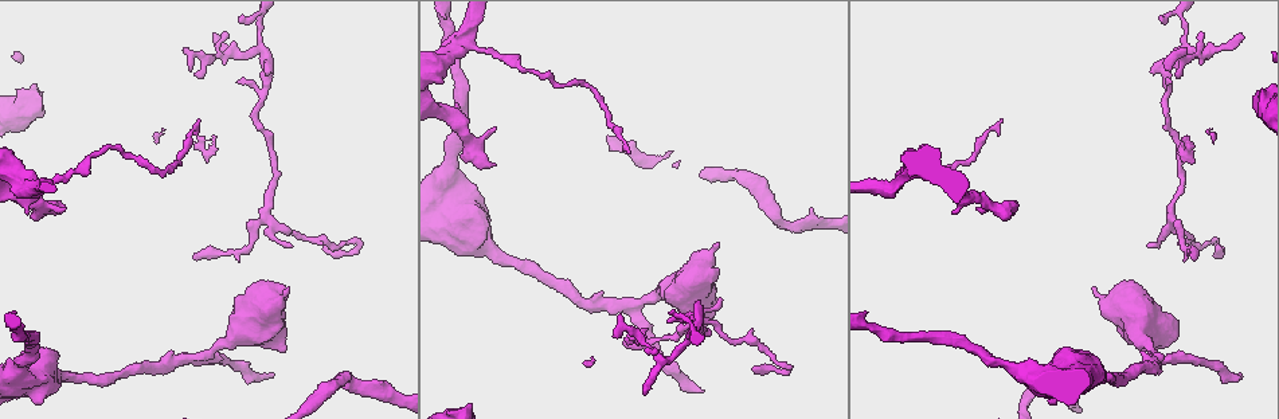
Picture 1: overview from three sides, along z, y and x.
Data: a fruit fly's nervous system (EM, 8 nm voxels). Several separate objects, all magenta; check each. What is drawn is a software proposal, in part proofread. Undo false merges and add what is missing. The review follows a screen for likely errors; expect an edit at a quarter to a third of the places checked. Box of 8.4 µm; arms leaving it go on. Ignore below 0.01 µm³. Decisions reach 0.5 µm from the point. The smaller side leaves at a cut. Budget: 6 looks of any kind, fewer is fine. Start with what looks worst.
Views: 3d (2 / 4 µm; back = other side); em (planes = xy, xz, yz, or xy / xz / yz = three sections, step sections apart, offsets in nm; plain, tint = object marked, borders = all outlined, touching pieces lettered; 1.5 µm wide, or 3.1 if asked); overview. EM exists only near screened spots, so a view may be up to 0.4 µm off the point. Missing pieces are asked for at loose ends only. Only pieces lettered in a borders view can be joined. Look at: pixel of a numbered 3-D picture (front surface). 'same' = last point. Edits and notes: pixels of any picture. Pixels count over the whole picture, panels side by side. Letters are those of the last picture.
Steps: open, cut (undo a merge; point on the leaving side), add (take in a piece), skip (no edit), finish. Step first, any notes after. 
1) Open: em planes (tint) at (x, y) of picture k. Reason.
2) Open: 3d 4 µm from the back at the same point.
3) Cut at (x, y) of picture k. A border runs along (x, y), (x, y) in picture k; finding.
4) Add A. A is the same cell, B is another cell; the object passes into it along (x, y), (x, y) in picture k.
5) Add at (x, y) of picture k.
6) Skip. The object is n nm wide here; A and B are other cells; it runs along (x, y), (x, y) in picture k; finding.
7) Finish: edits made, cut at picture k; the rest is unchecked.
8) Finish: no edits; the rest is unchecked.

Open: 3d 4 µm at (272, 375) of picture 1. Free end.

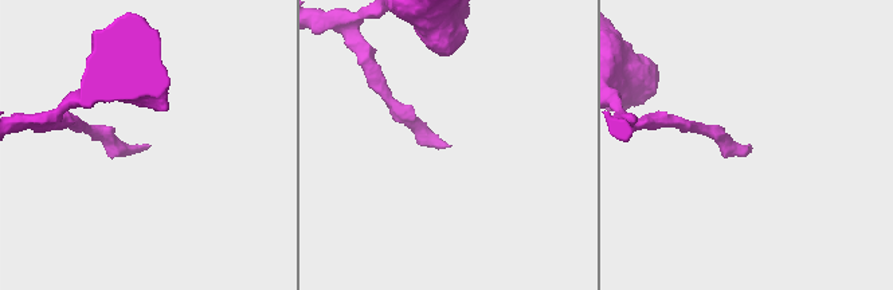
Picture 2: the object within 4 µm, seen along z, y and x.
Open: em planes (tint) at (147, 145) of picture 2.

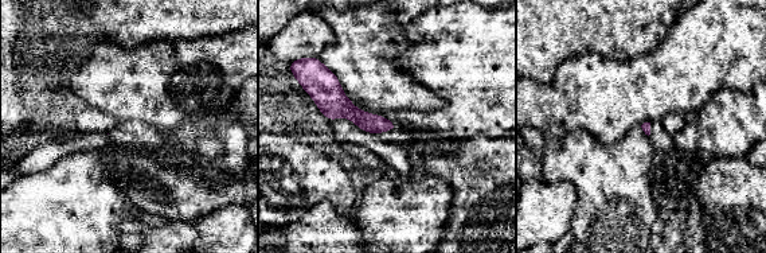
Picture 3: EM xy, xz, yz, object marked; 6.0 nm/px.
Open: em planes (borders) at the same point.

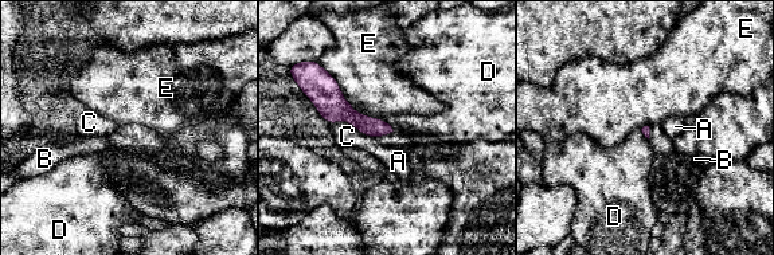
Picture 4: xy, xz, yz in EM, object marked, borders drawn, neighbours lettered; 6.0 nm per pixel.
Skip. The longest contact is with E, 500 nm; A, B, C, D and E are other cells; none of them fits.

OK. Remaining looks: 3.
Open: em planes (tint) at (642, 393) of picture 1. An open end.

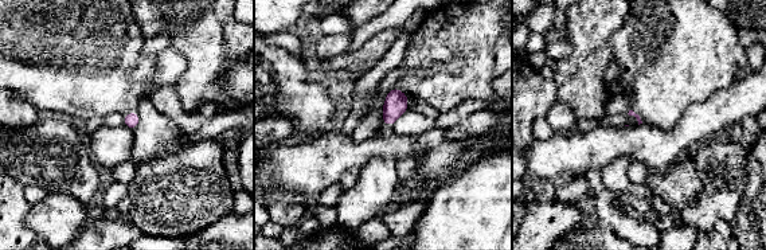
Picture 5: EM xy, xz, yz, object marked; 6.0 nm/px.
Open: em planes (borders) at the same point. What lies round it.

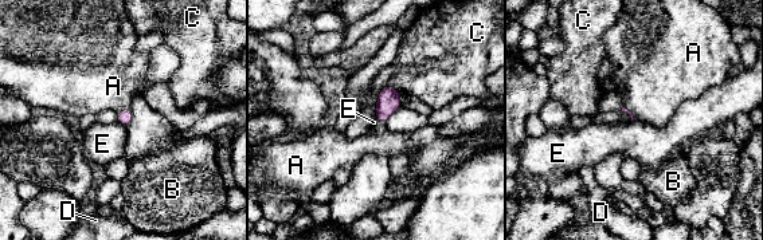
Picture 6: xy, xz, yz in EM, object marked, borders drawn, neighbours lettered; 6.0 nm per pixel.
Add A. The longest contact is with C, 120 nm; A is the same cell, B, C, D and E are other cells; the object passes into it along (124, 117), (124, 109), (113, 86) in picture 6; the cell continues.

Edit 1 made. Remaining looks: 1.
Finish: edits made, add at picture 6; the rest is unchecked.

